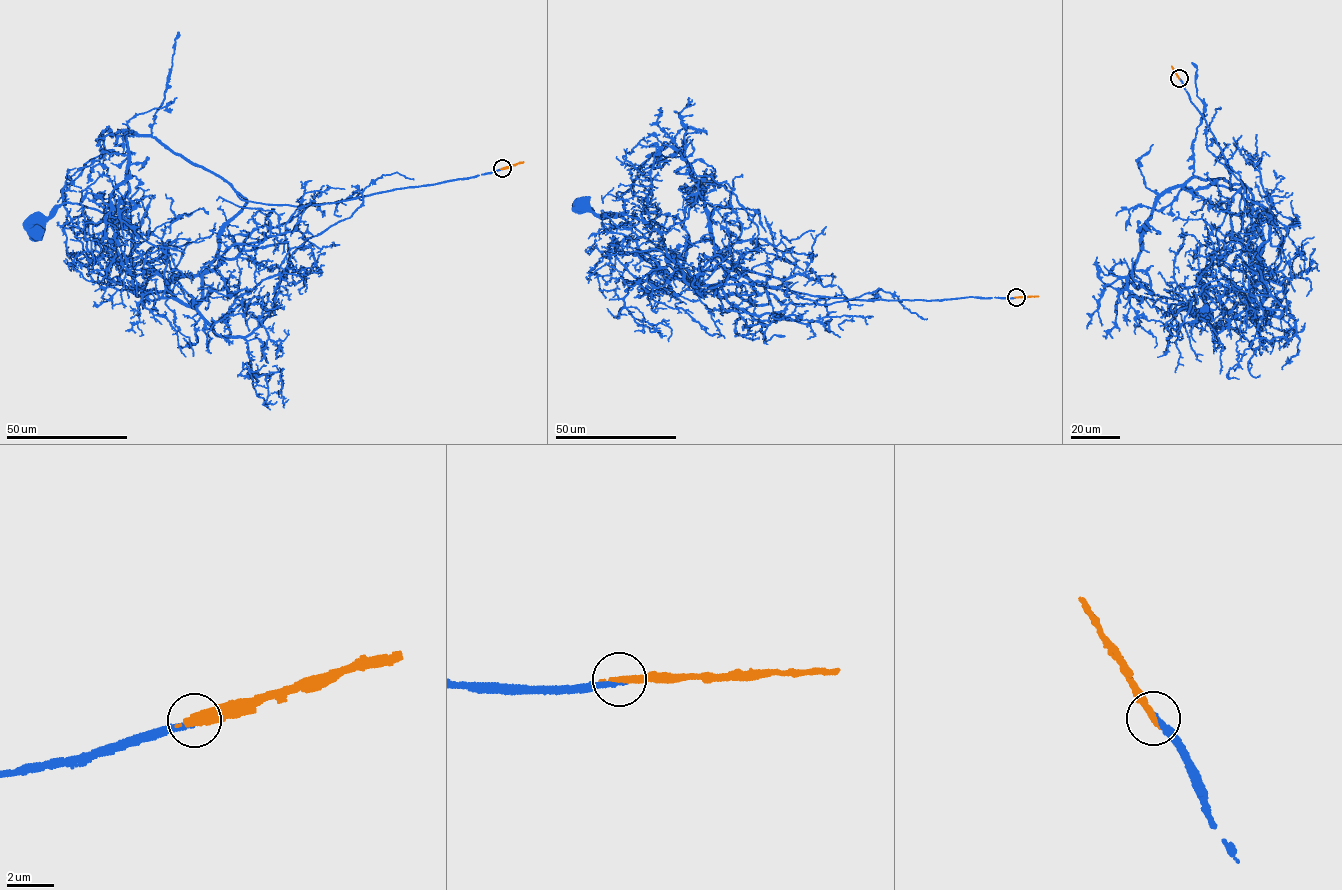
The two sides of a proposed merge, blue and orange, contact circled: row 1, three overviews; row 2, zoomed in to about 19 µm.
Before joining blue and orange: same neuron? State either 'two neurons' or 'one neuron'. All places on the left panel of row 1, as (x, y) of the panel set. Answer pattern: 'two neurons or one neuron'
two neurons

